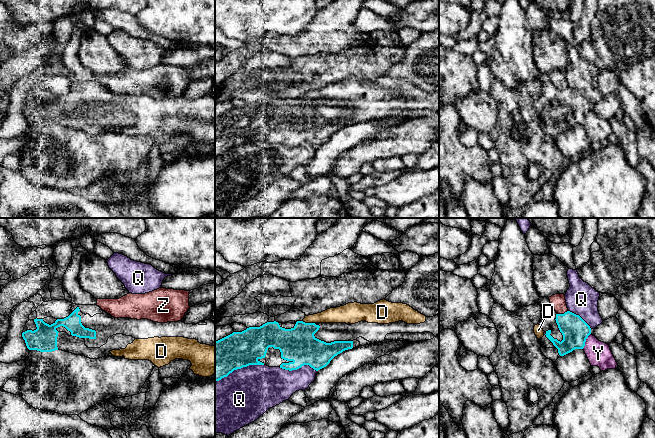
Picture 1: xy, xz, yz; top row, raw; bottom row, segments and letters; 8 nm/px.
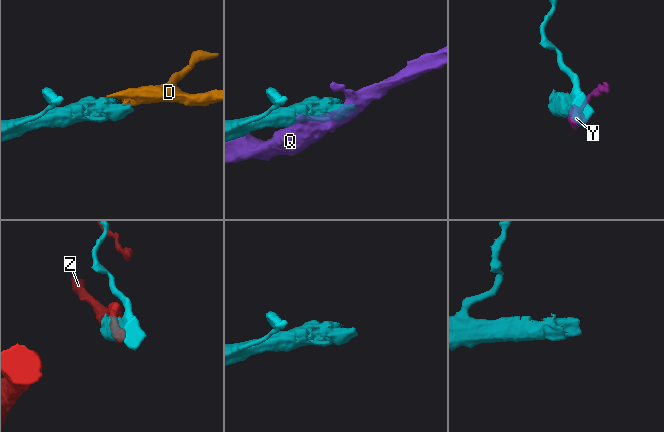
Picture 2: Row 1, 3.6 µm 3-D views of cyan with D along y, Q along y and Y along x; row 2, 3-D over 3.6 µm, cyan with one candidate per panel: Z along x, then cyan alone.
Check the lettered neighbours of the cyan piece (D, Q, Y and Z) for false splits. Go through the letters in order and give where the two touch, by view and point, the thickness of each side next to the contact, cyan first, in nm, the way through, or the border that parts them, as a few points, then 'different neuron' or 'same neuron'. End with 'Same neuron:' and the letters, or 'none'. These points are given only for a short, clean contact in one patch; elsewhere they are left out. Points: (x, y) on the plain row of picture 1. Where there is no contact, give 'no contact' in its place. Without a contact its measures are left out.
D: xz (308, 99) | 280/130 nm | across xz (298, 120), (308, 99), (314, 94), (333, 91) | same neuron
Q: xz (239, 144) | 300/420 nm | different neuron
Y: yz (585, 117) | 220/190 nm | along yz (590, 109), (582, 124) | different neuron
Z: yz (562, 90) | 220/120 nm | different neuron
Same neuron: D

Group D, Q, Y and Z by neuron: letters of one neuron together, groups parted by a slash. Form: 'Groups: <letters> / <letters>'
Groups: D / Q / Y / Z

